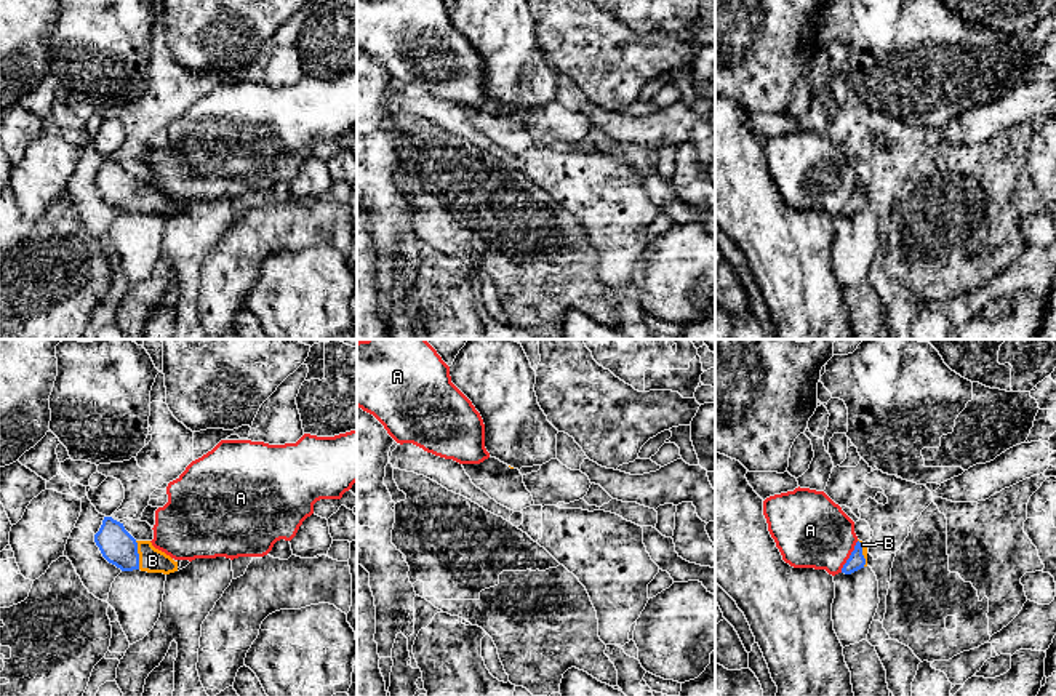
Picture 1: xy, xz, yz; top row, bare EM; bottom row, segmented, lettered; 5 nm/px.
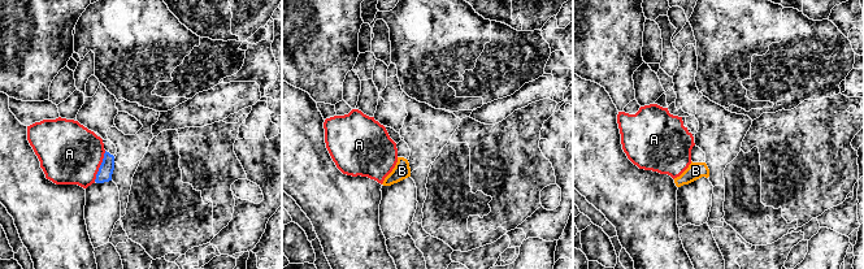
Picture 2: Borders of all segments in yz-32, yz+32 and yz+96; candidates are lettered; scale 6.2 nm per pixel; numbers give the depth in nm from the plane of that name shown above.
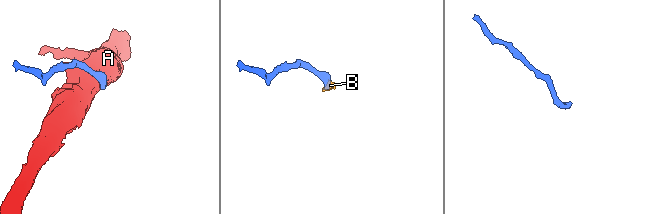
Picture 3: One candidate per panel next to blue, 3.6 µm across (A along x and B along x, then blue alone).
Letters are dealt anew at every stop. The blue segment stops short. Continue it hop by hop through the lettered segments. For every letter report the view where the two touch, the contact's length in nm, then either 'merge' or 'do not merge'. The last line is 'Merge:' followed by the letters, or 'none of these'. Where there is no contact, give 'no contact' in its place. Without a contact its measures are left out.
A: contact in yz; length 180 nm; do not merge
B: contact in xy; length 150 nm; merge
Merge: B

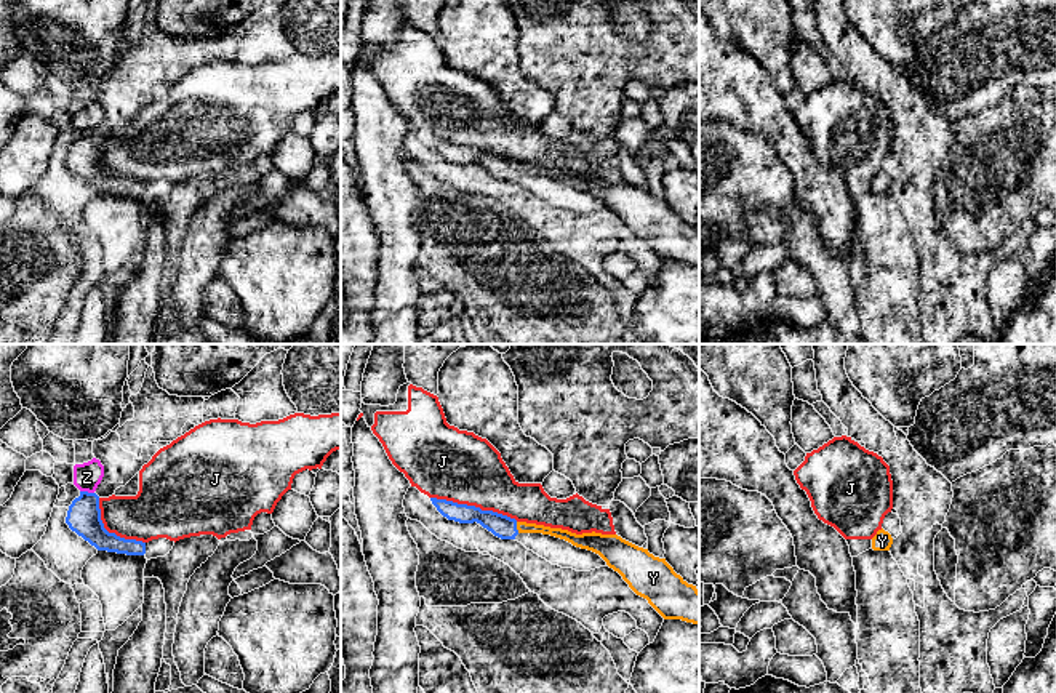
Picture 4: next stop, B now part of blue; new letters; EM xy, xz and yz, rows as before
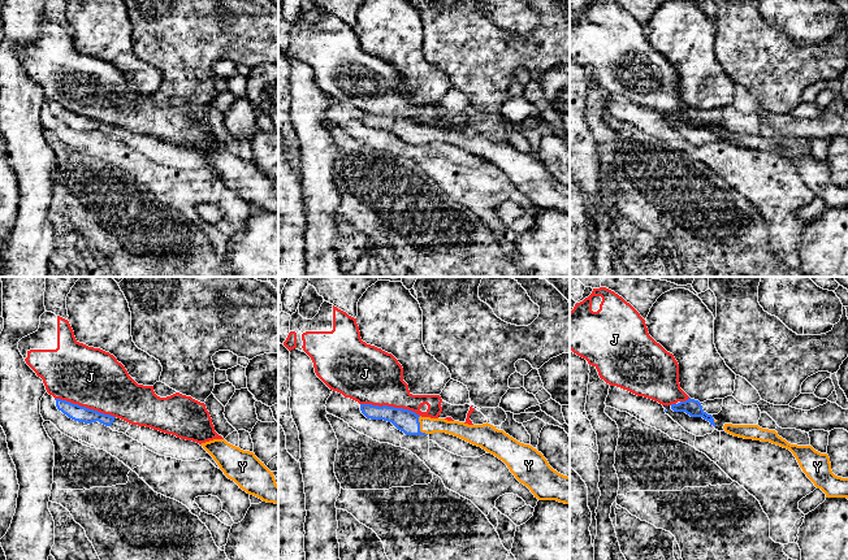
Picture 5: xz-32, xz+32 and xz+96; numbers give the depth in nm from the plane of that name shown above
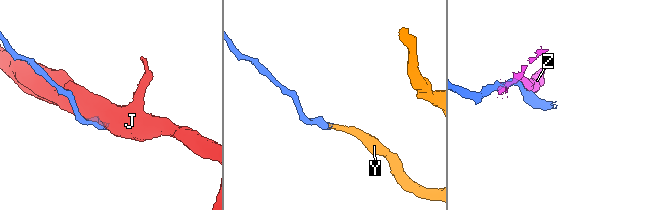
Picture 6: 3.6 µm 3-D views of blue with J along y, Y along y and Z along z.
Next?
J: contact in xz; length 460 nm; do not merge
Y: contact in xz; length 60 nm; merge
Z: contact in xy; length 70 nm; do not merge
Merge: Y

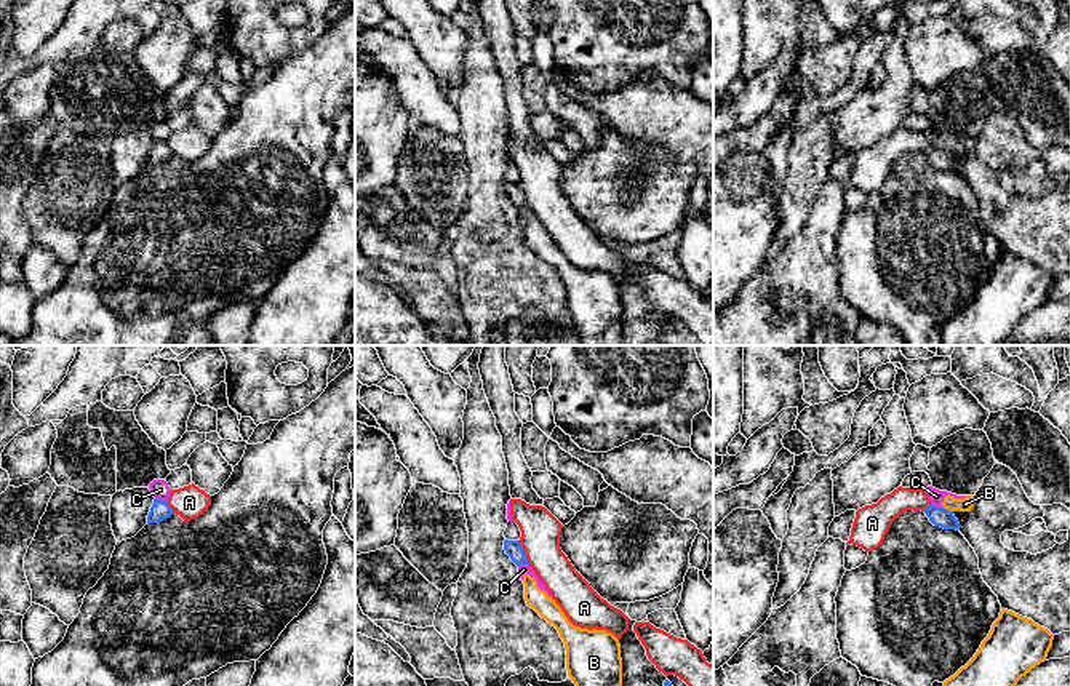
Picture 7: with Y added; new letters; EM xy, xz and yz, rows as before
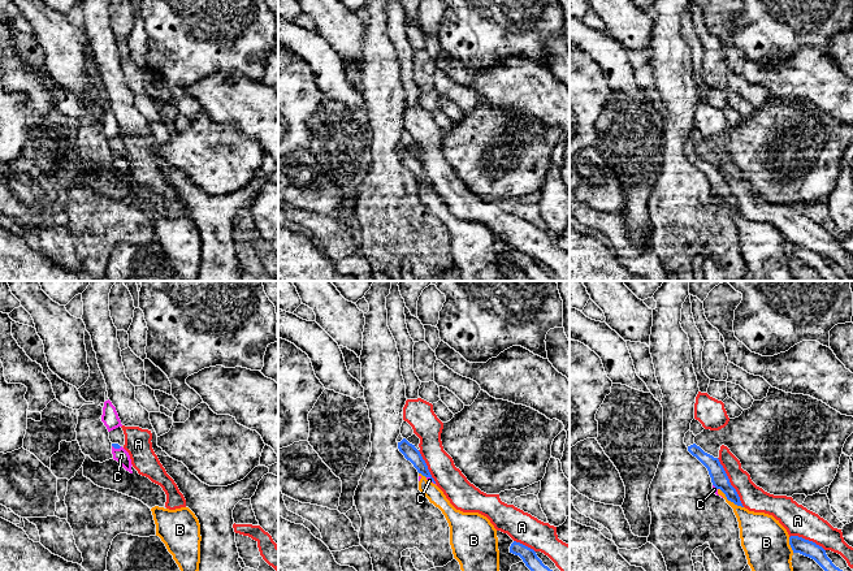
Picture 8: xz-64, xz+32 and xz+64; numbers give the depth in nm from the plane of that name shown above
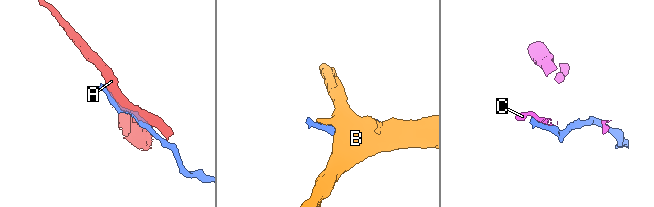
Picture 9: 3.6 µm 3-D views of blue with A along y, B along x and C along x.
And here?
A: contact in xz; length 140 nm; do not merge
B: contact in yz; length 70 nm; do not merge
C: contact in xy; length 60 nm; do not merge
Merge: none of these

